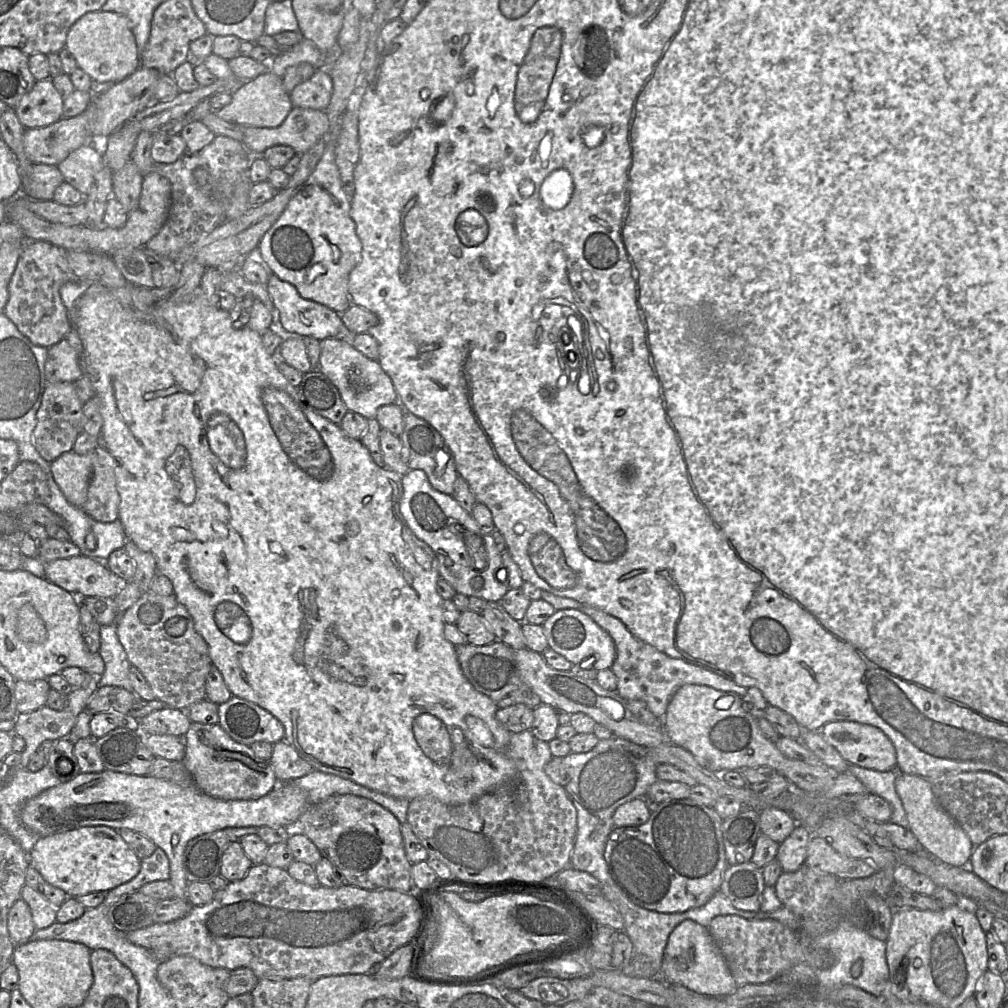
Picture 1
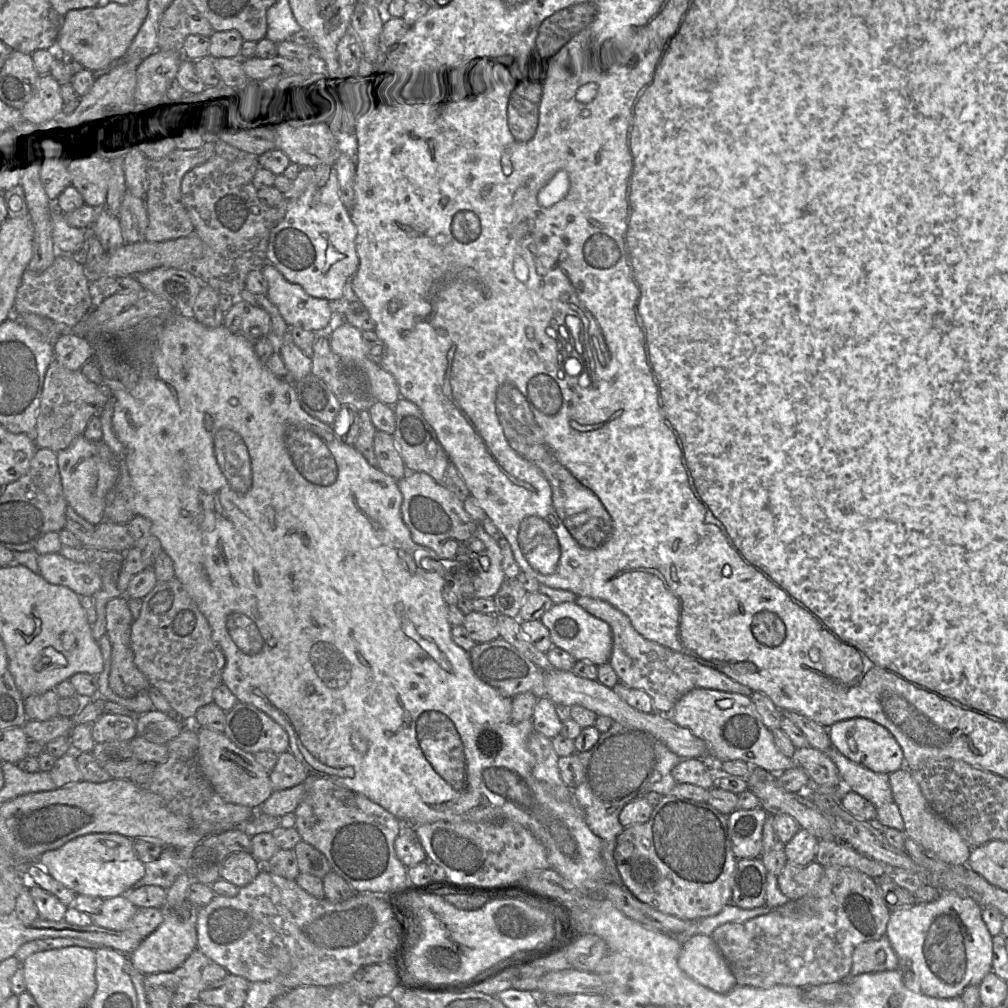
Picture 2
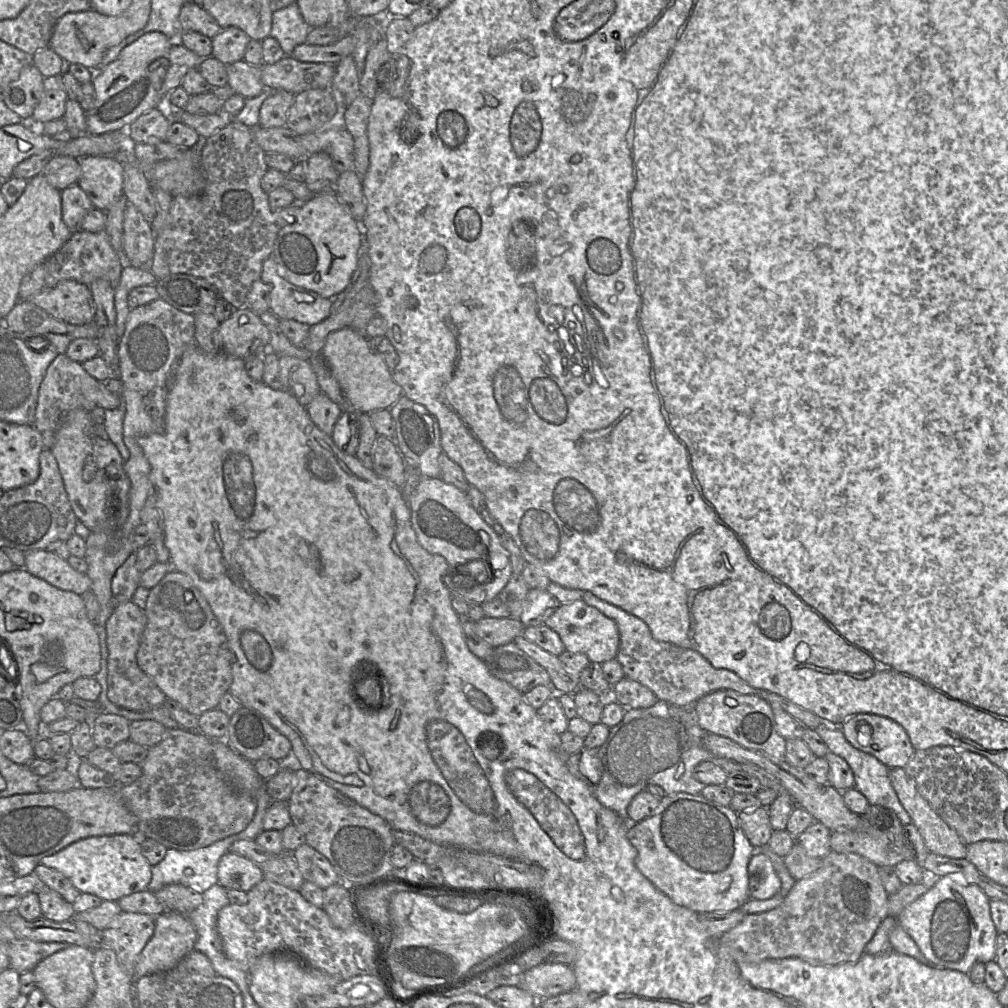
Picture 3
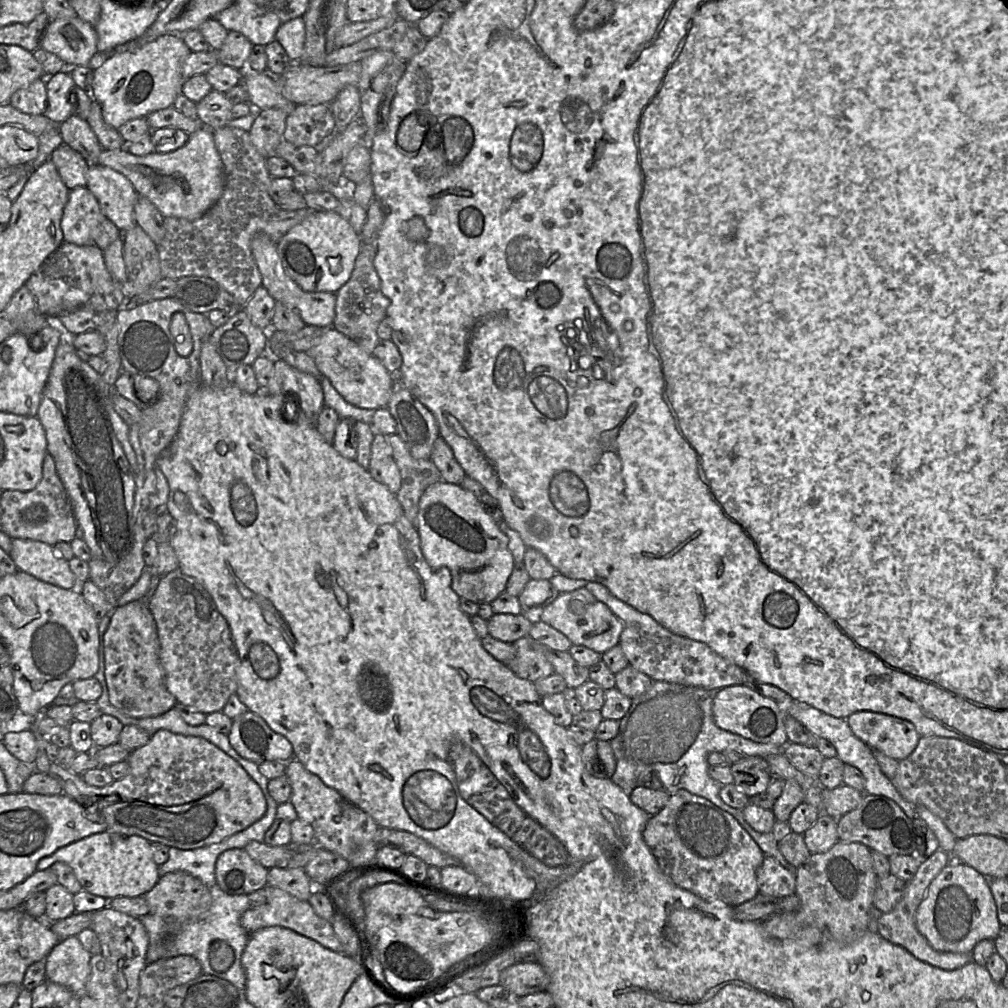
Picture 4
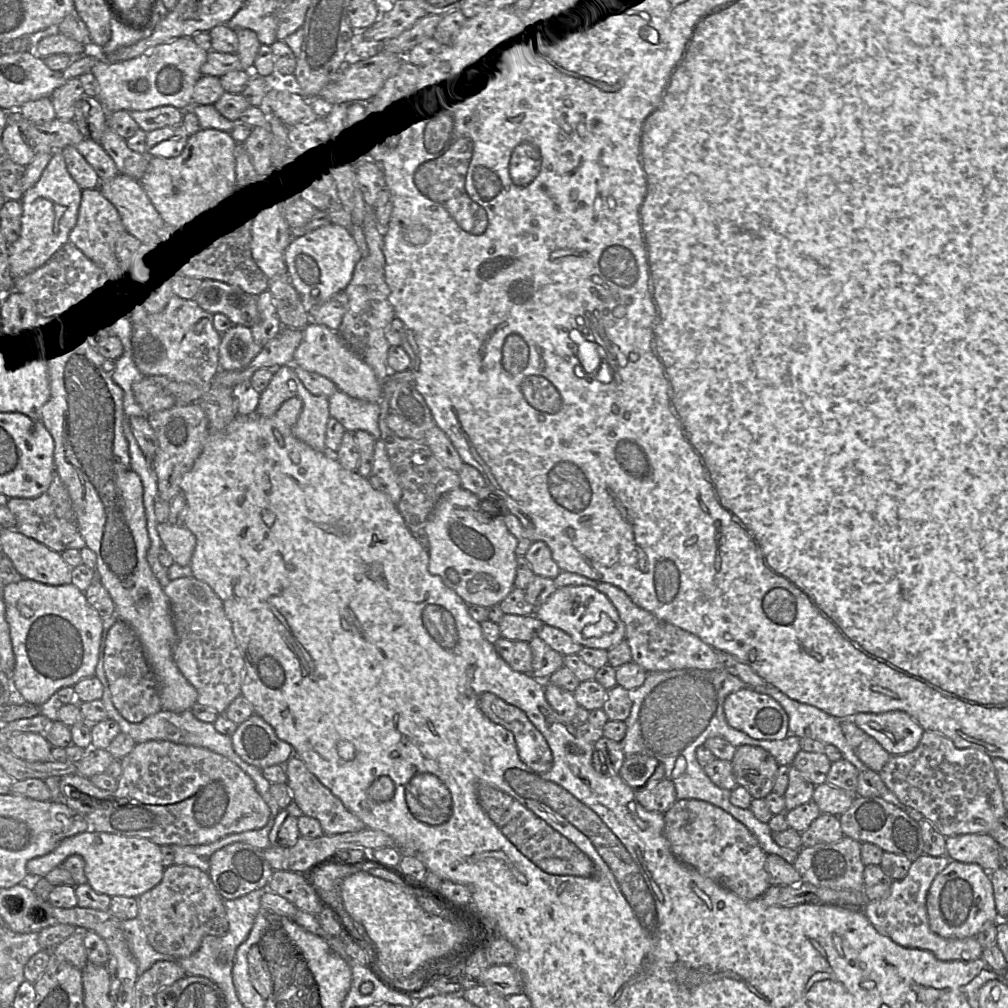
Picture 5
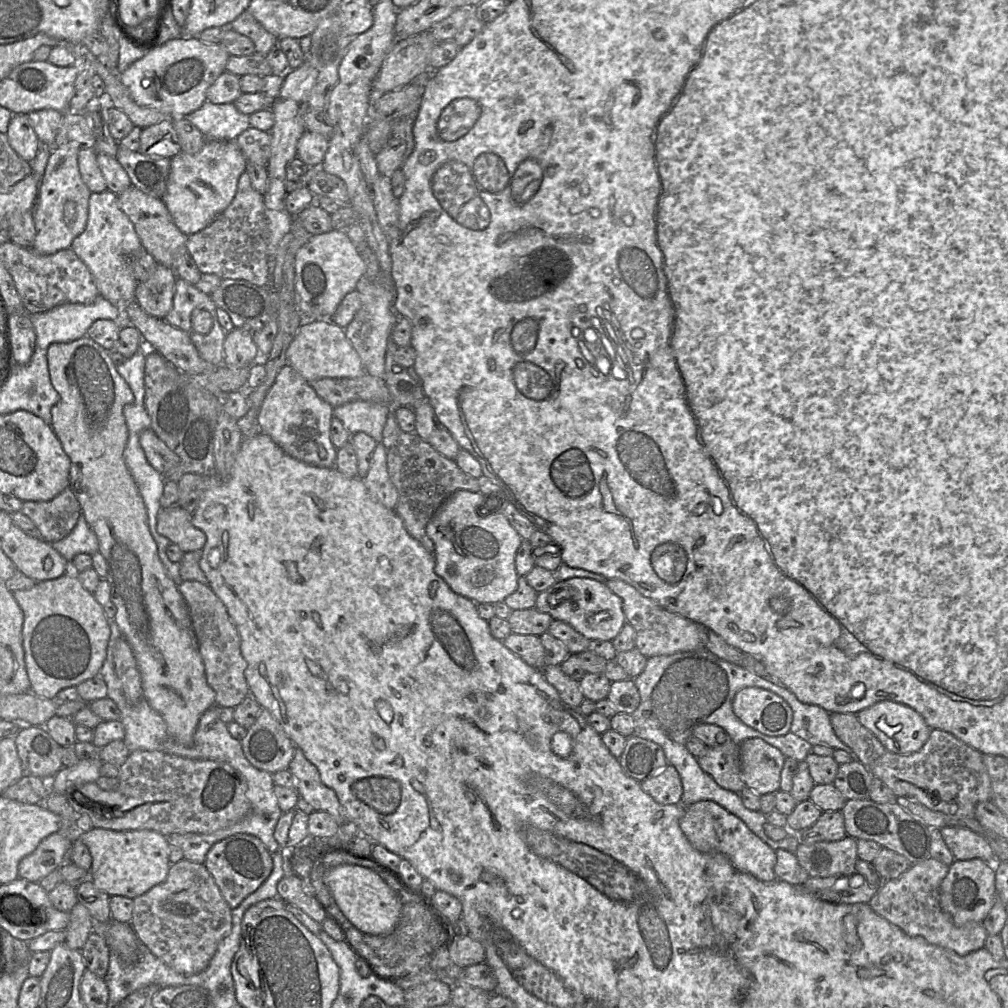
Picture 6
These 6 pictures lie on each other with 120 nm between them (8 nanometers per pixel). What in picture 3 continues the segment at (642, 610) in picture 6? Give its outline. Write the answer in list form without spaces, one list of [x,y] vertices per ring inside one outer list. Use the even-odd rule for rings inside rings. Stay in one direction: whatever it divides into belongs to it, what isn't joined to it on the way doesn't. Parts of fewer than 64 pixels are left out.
[[[588,591],[583,593],[581,599],[615,621],[620,636],[615,658],[621,664],[627,678],[649,688],[658,700],[680,707],[693,707],[699,698],[716,690],[727,689],[740,694],[758,695],[758,690],[751,687],[734,672],[713,667],[698,652],[654,639],[647,624],[640,618],[601,600]]]

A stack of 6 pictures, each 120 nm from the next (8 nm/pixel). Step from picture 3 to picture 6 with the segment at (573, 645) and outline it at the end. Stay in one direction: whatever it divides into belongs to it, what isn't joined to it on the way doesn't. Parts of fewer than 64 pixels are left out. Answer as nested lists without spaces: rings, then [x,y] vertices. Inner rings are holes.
[[[570,578],[557,581],[538,593],[535,608],[549,614],[553,620],[566,622],[588,640],[611,641],[626,623],[622,600],[605,584],[590,578]]]

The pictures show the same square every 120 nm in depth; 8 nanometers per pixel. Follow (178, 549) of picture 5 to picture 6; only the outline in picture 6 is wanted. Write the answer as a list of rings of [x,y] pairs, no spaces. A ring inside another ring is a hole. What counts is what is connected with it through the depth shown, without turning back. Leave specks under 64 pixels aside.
[[[181,506],[159,511],[157,531],[184,553],[202,550],[207,539],[205,533],[193,525],[192,513]]]

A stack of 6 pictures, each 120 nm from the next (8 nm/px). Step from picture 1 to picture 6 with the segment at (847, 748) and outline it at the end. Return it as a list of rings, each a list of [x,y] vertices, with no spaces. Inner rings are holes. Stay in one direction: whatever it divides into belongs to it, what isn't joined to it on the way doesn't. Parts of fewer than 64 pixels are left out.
[[[883,700],[856,713],[860,723],[870,730],[885,749],[895,754],[918,752],[929,739],[932,728],[913,708],[894,701]]]

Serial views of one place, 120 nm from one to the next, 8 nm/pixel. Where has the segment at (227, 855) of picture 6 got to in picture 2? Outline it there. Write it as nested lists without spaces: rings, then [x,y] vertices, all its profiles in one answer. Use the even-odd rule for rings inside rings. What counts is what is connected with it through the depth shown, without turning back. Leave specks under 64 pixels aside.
[[[234,852],[223,862],[220,879],[238,888],[250,884],[263,869],[263,866],[247,852]]]

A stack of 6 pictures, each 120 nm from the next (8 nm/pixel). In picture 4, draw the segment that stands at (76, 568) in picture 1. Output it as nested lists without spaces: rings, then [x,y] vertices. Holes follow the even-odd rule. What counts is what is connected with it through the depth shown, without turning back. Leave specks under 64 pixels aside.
[[[15,538],[11,540],[9,553],[18,570],[37,579],[65,589],[78,589],[79,583],[69,567],[53,546],[46,543]]]

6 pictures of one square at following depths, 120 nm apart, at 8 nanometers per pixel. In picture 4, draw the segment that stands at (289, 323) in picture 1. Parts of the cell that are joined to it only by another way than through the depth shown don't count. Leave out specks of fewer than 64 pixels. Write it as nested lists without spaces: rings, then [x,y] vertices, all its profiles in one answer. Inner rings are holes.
[[[262,232],[257,233],[251,240],[251,251],[262,276],[262,285],[275,301],[279,301],[294,309],[300,315],[306,326],[313,325],[329,328],[333,324],[336,308],[336,294],[330,292],[307,292],[302,290],[286,273],[277,251],[277,243]]]

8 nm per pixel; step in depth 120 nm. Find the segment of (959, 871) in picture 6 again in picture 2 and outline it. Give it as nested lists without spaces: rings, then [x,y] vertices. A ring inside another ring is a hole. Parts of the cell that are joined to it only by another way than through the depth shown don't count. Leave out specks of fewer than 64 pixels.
[[[941,891],[941,895],[935,901],[929,903],[916,903],[910,907],[891,912],[885,935],[889,939],[889,942],[899,959],[899,966],[902,966],[905,969],[906,986],[915,992],[921,992],[924,995],[935,998],[957,998],[962,994],[967,986],[979,986],[979,984],[982,982],[982,979],[992,971],[993,937],[988,931],[988,928],[982,919],[982,907],[978,905],[973,899],[961,897],[953,891]]]

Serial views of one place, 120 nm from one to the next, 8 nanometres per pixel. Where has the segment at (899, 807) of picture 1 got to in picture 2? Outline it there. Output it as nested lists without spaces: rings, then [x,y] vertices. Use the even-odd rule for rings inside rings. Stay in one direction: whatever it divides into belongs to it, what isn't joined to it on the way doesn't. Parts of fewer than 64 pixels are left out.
[[[832,745],[826,754],[835,763],[846,790],[858,793],[875,806],[876,822],[881,828],[904,830],[903,818],[893,799],[889,774],[874,772],[851,761]]]

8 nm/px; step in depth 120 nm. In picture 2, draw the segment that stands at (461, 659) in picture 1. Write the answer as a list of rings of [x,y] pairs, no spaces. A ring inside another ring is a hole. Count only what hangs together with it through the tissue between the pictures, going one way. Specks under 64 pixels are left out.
[[[497,638],[490,642],[477,644],[469,655],[476,676],[496,689],[502,696],[512,699],[519,694],[531,692],[538,699],[546,697],[545,672],[504,639]]]

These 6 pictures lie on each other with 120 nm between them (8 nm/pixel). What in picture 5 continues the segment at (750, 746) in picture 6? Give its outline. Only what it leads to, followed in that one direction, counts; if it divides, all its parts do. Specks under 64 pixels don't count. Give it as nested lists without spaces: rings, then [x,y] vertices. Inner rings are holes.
[[[738,746],[731,764],[736,784],[746,788],[753,798],[765,798],[772,791],[779,764],[763,748]]]

